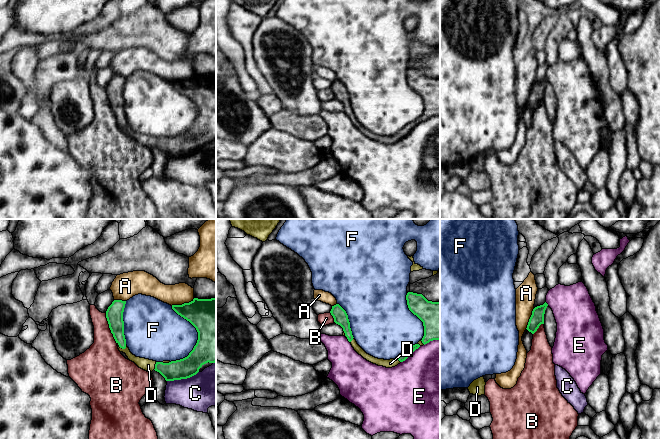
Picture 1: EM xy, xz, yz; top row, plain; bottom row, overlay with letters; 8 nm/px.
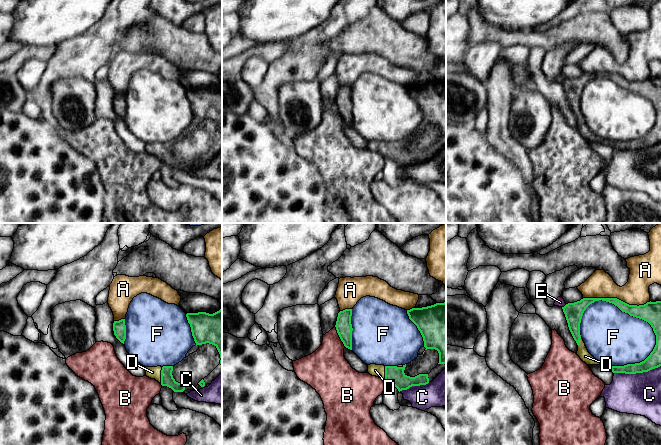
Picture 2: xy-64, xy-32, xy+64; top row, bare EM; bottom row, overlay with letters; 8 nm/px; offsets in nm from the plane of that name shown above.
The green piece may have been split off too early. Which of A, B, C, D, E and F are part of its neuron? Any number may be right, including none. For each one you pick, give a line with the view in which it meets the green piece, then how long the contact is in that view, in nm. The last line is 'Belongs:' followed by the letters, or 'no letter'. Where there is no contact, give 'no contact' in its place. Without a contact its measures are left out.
D: meets green in xy; contact 90 nm long
Belongs: D

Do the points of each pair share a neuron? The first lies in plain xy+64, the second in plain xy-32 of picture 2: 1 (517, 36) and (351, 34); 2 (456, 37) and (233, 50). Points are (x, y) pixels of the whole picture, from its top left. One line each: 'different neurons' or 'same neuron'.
1: same neuron
2: different neurons

